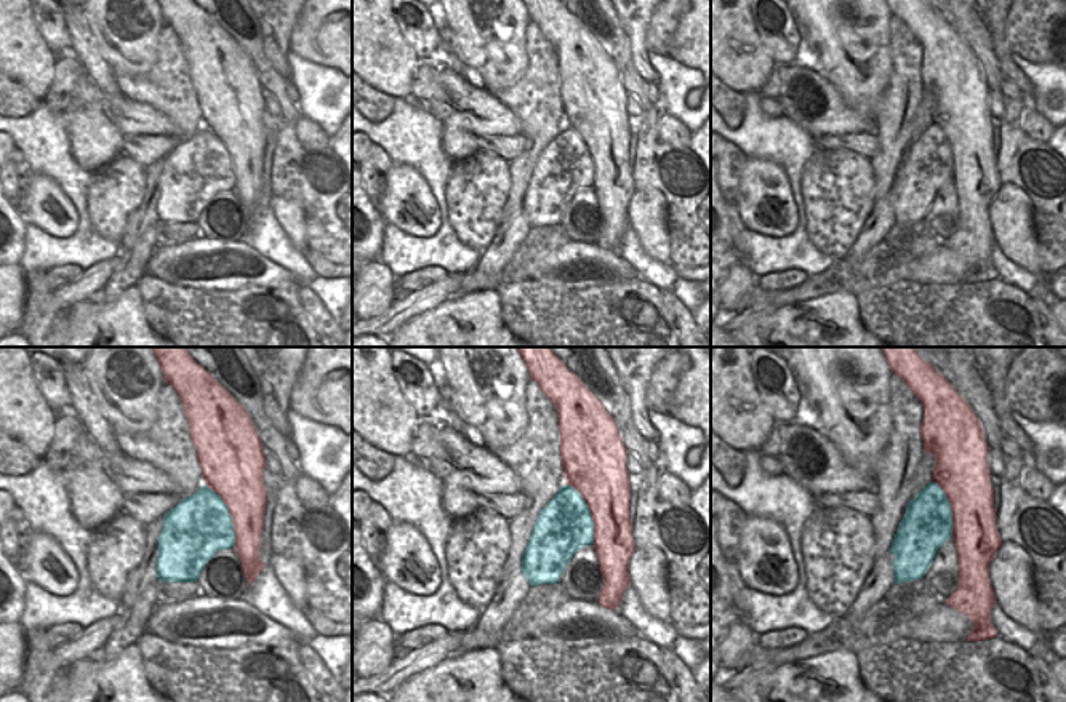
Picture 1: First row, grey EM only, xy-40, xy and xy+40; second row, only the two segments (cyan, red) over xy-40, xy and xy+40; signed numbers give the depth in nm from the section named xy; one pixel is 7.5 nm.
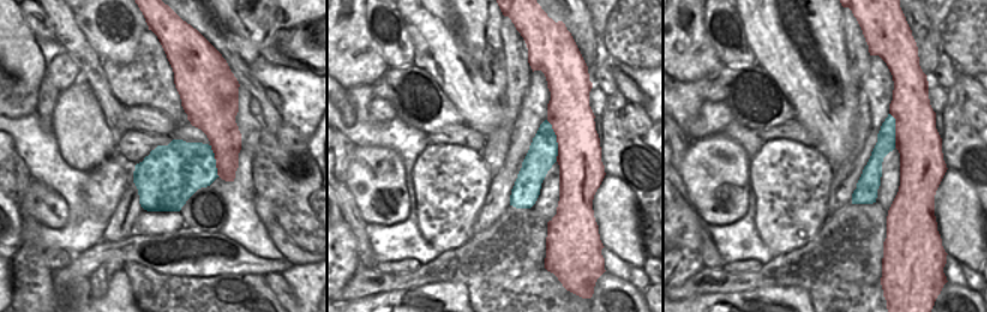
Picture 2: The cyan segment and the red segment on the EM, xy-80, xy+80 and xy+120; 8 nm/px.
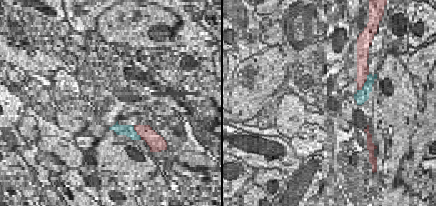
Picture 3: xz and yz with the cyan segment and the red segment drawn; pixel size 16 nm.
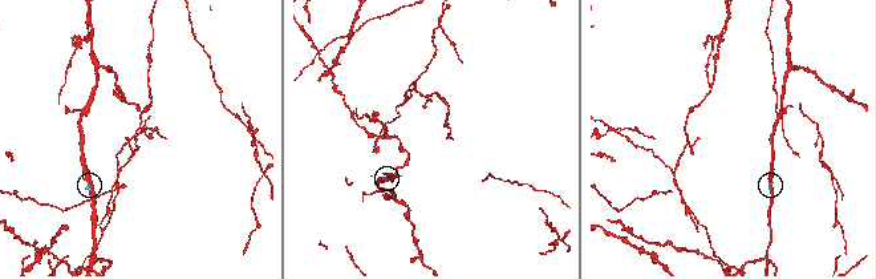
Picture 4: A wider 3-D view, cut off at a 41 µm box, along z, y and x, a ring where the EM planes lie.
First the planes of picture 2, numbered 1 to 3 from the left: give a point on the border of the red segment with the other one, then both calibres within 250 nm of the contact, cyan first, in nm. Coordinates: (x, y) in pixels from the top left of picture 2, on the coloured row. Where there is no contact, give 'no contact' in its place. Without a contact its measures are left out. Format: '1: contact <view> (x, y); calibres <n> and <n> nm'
1: contact xy-80 (215, 161); calibres 400 and 260 nm
2: contact xy+80 (555, 141); calibres 240 and 360 nm
3: contact xy+120 (894, 131); calibres 150 and 360 nm

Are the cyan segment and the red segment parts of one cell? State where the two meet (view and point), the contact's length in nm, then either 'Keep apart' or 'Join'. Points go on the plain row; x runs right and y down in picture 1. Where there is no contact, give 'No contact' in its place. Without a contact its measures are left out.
Touches cyan at xy-40 (229, 155). Shared border 500 nm. Keep apart.

